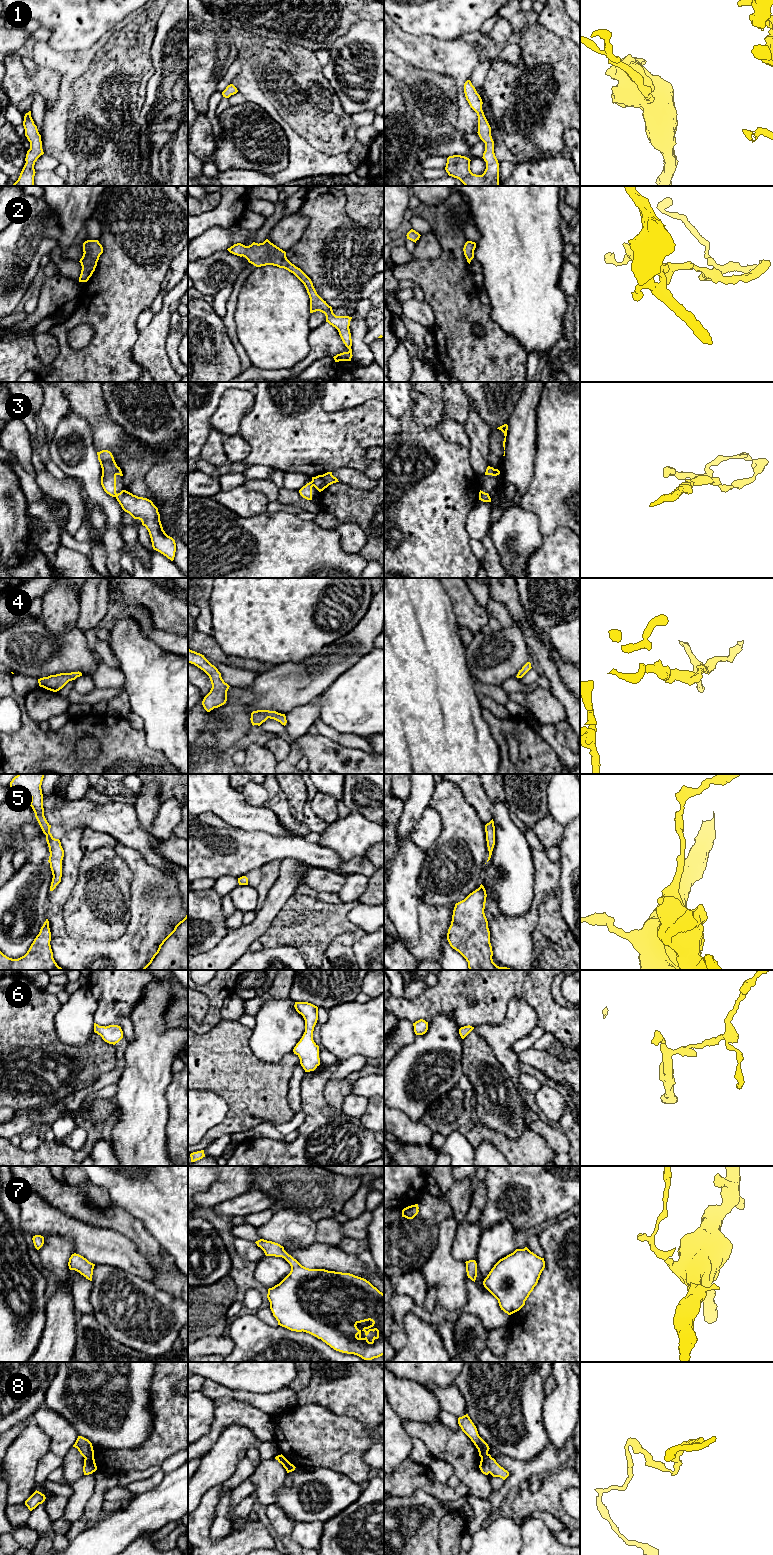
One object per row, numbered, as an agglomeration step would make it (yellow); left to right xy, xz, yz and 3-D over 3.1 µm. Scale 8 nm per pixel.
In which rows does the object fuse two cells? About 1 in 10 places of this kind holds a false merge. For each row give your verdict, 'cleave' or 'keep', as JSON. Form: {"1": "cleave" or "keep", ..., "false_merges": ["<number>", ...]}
{"1": "keep", "2": "keep", "3": "cleave", "4": "keep", "5": "keep", "6": "keep", "7": "keep", "8": "cleave", "false_merges": ["3", "8"]}

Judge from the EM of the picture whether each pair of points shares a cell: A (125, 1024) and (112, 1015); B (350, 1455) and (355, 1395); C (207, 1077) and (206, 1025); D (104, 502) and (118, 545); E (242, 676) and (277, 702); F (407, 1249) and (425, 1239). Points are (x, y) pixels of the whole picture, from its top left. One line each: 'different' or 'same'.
A: different
B: different
C: different
D: different
E: different
F: same

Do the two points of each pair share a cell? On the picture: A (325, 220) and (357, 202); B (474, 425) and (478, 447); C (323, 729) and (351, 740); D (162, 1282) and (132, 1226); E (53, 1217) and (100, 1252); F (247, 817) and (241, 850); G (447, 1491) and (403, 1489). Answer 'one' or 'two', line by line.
A: two
B: one
C: one
D: one
E: one
F: two
G: one

